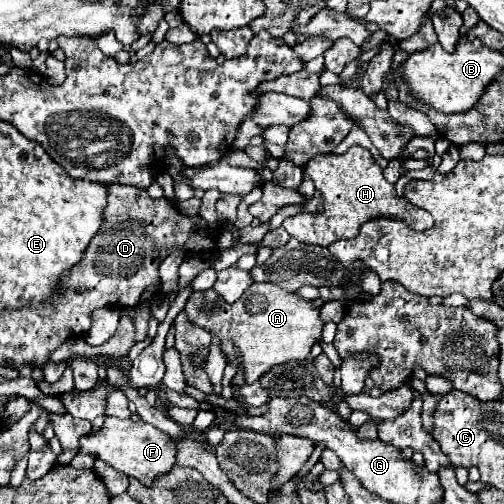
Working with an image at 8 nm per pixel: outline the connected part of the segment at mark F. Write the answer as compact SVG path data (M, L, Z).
M107 416L103 430L99 434L89 434L79 444L83 452L93 454L95 458L111 464L115 470L131 478L137 478L143 486L153 486L153 482L159 476L171 472L171 468L175 466L175 456L177 456L175 440L167 432L155 428L153 424L121 420L115 416Z

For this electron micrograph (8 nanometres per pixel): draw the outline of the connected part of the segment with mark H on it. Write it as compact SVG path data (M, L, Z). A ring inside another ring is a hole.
M351 146L349 152L341 156L335 156L335 154L319 156L305 166L305 174L315 182L315 188L323 192L325 210L319 216L295 214L283 222L283 228L303 244L327 248L337 240L355 238L359 234L359 228L365 222L375 220L379 216L401 220L417 232L429 230L435 224L433 216L427 210L417 208L405 198L397 196L395 186L385 180L381 166L373 162L371 152L361 146Z

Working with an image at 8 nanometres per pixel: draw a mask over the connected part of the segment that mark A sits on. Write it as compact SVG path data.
M257 282L253 286L249 286L235 304L223 302L219 298L219 294L215 294L213 290L193 292L186 302L184 312L188 319L199 327L202 327L202 324L206 326L208 318L211 318L211 334L217 334L221 338L223 350L225 350L229 362L235 362L235 350L241 350L243 362L239 364L239 368L245 368L247 384L257 382L263 374L267 374L277 364L285 364L291 360L305 360L309 356L311 348L321 342L321 330L325 326L325 322L319 316L319 308L315 308L311 300L305 300L299 294L287 292L275 284L257 284Z

